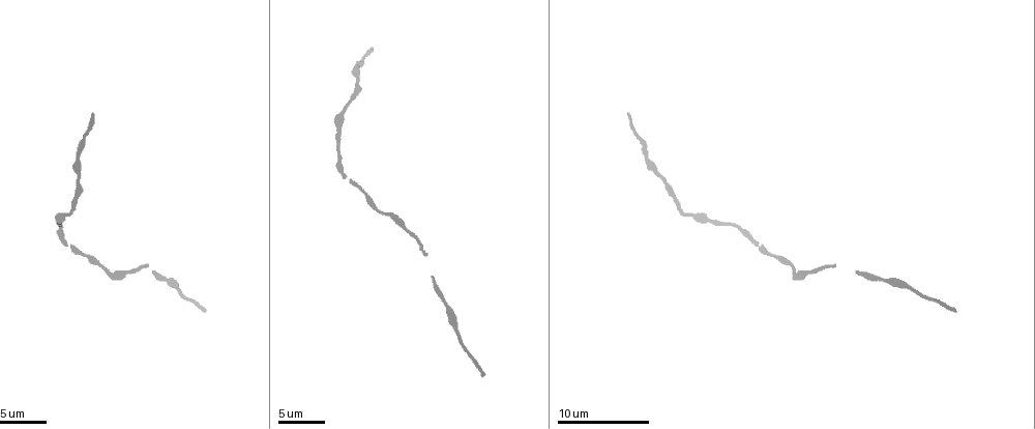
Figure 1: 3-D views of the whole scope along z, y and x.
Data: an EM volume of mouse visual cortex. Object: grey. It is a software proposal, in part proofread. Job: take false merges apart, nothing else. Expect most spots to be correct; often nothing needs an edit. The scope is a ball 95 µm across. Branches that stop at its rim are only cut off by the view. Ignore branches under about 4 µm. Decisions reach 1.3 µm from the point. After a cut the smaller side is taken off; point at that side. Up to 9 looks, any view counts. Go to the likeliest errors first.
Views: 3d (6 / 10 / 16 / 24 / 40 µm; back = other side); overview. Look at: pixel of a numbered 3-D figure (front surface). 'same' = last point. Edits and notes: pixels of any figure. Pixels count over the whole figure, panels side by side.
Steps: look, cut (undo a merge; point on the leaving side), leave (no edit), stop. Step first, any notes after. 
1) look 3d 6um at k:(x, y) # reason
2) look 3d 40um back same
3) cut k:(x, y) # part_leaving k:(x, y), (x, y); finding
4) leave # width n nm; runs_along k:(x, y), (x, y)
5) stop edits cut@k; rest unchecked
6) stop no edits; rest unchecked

look 3d 10um at 1:(88, 256)

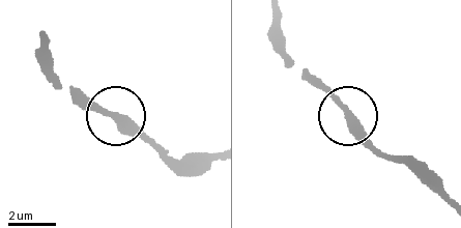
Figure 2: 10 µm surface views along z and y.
leave # continuous, no second neuron

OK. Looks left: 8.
look 3d 10um at 1:(451, 323) # thick turns thin

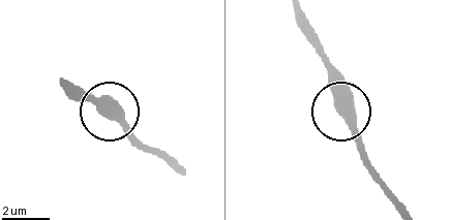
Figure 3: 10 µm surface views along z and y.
look 3d 10um back at 3:(340, 109)

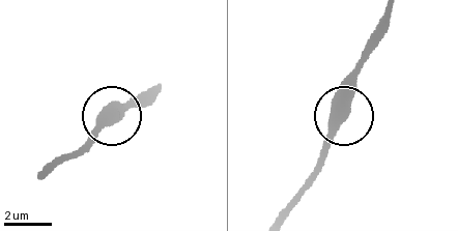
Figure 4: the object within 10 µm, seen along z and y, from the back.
leave # width 480 nm; continuous, no second neuron

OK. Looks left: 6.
look 3d 10um at 1:(692, 216) # calibre changes

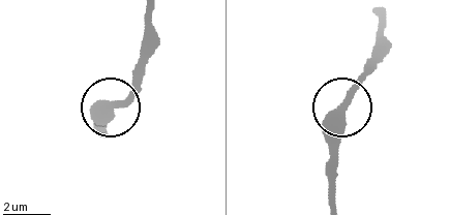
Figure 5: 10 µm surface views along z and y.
leave # one neuron here

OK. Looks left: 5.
look 3d 6um at 1:(404, 229) # thick turns thin

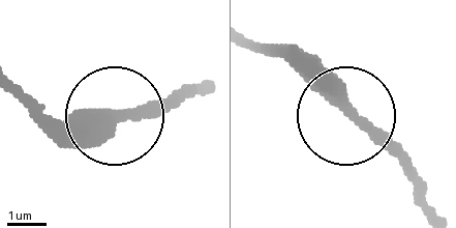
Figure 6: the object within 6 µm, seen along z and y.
look 3d 6um back at 6:(350, 109)

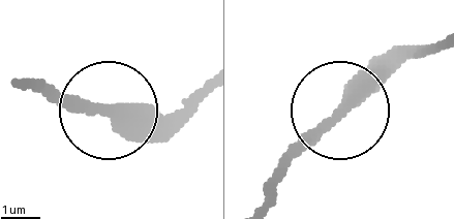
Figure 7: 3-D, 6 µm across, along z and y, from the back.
leave # width 370 nm; runs_along 7:(435, 40), (376, 73), (271, 179); all the same neuron

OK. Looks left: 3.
stop no edits; rest unchecked

